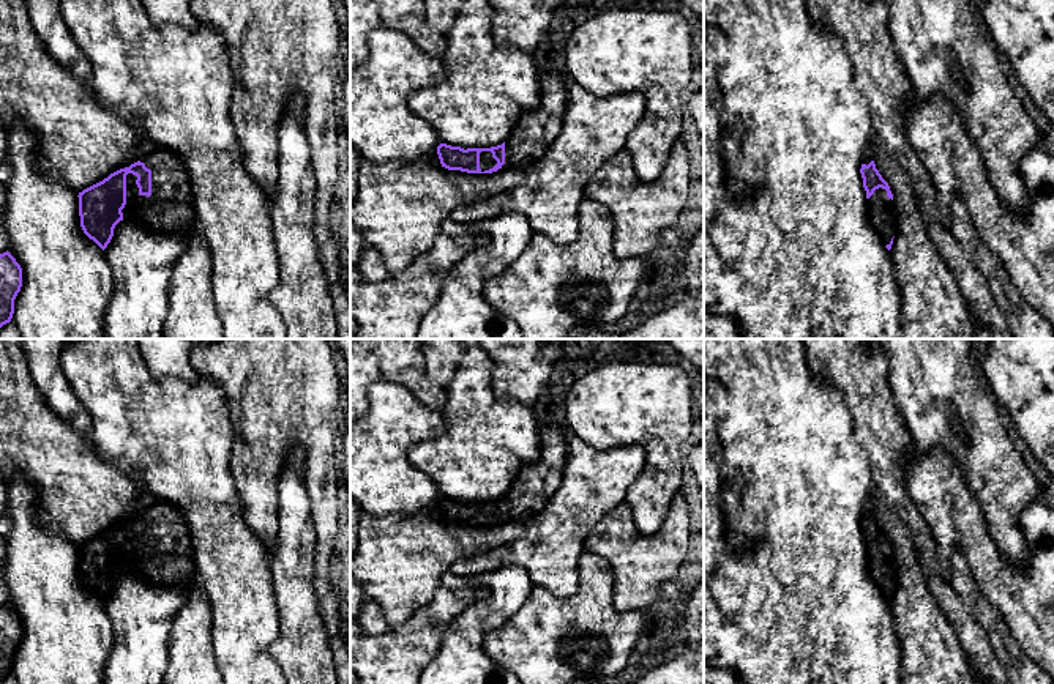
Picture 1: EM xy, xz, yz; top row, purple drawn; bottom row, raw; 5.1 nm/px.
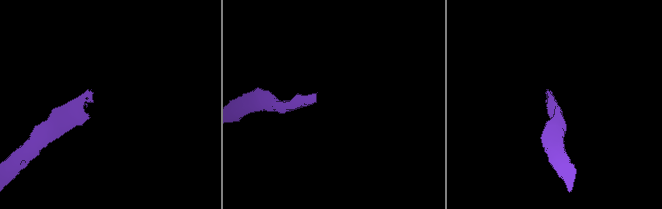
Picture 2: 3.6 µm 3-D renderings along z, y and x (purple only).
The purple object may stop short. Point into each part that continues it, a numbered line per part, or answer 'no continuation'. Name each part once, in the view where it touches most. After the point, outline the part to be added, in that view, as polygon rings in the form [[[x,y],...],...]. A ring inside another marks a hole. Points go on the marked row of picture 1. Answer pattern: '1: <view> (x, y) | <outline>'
1: xy (171, 207) | [[[145,147],[139,161],[151,170],[151,195],[140,195],[137,177],[128,173],[123,217],[158,232],[192,229],[194,199],[183,162],[174,153],[156,147]]]

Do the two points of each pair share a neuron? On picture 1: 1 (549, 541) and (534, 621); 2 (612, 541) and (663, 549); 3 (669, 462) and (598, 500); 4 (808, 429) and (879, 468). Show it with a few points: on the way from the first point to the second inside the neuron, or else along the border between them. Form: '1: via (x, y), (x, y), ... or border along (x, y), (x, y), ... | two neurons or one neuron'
1: border along (535, 585), (541, 585), (557, 596), (576, 593) | two neurons
2: via (625, 549), (650, 549) | one neuron
3: border along (633, 443), (644, 453), (644, 468), (624, 501) | two neurons
4: border along (852, 431), (854, 442), (865, 453), (873, 487) | two neurons

